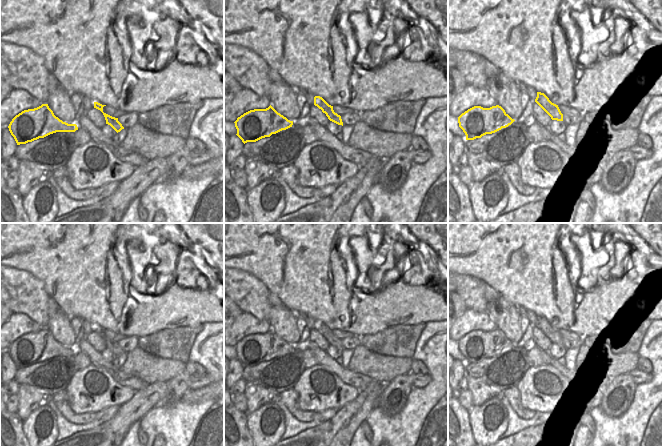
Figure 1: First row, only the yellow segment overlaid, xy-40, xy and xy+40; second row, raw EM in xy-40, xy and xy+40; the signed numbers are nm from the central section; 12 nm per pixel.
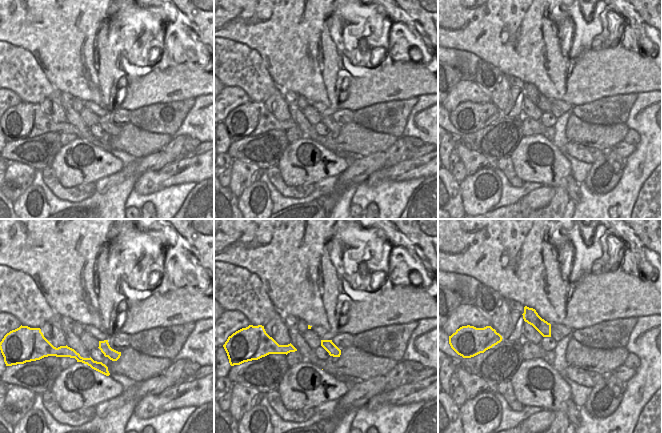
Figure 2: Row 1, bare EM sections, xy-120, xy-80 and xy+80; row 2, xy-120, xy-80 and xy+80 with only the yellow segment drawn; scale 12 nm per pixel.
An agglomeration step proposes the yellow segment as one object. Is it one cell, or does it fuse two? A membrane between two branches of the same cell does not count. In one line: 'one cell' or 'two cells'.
one cell

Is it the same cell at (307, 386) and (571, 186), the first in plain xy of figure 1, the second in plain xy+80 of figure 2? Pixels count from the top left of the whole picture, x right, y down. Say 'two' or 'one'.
one

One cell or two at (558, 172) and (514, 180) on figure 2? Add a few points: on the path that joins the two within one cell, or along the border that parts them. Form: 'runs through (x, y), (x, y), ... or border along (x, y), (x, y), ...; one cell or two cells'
border along (510, 157), (514, 172), (522, 182); two cells

